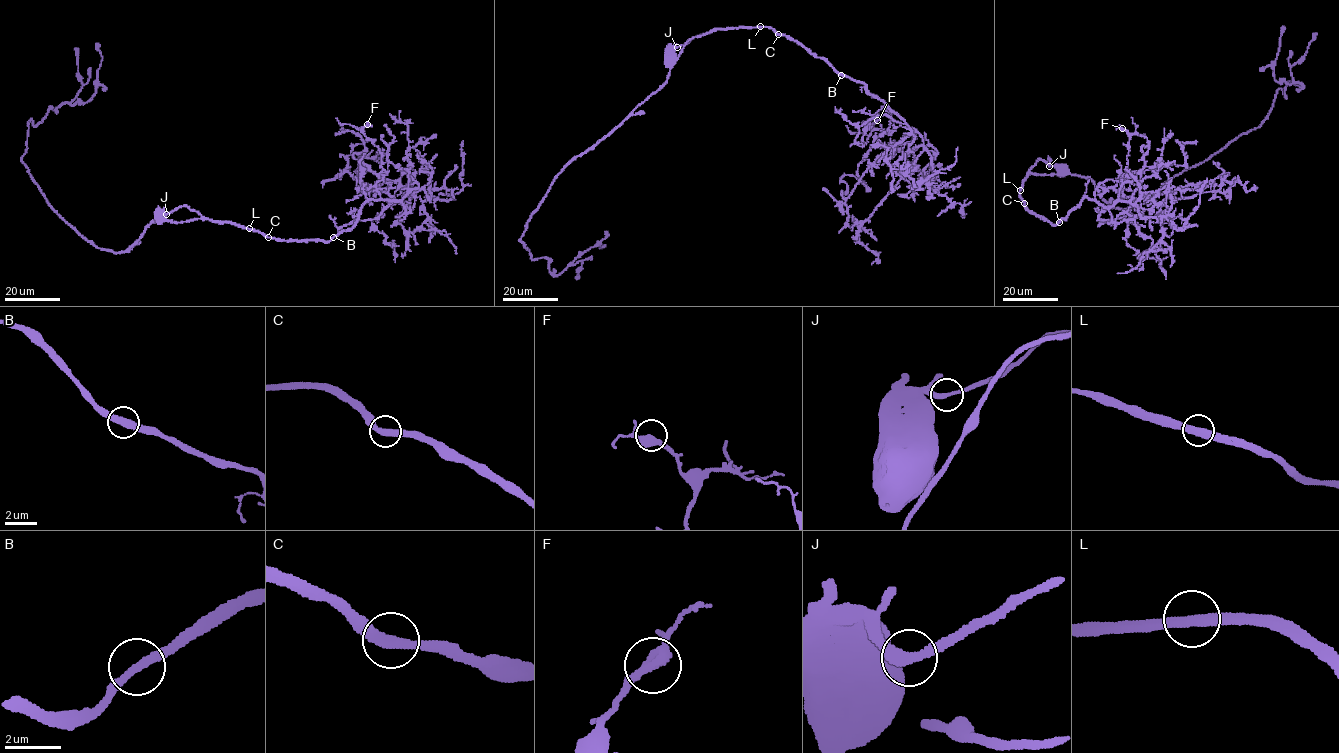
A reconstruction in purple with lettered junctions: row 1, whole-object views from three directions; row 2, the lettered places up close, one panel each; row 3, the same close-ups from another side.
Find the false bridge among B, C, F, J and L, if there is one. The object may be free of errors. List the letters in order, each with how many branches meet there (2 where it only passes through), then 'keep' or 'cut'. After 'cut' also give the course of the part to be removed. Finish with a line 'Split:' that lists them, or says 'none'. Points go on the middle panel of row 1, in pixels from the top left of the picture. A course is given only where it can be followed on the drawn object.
B: 2 | keep
C: 2 | keep
F: 2 | keep
J: 2 | keep
L: 2 | keep
Split: none

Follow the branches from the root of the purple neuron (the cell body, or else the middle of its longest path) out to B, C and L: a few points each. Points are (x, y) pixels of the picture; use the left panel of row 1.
B: (159, 217), (158, 220), (175, 223), (197, 218), (235, 223), (267, 237), (286, 241), (328, 241), (334, 236)
C: (159, 217), (158, 220), (175, 223), (197, 218), (235, 223), (267, 237)
L: (159, 217), (158, 220), (175, 223), (210, 219), (248, 228)

